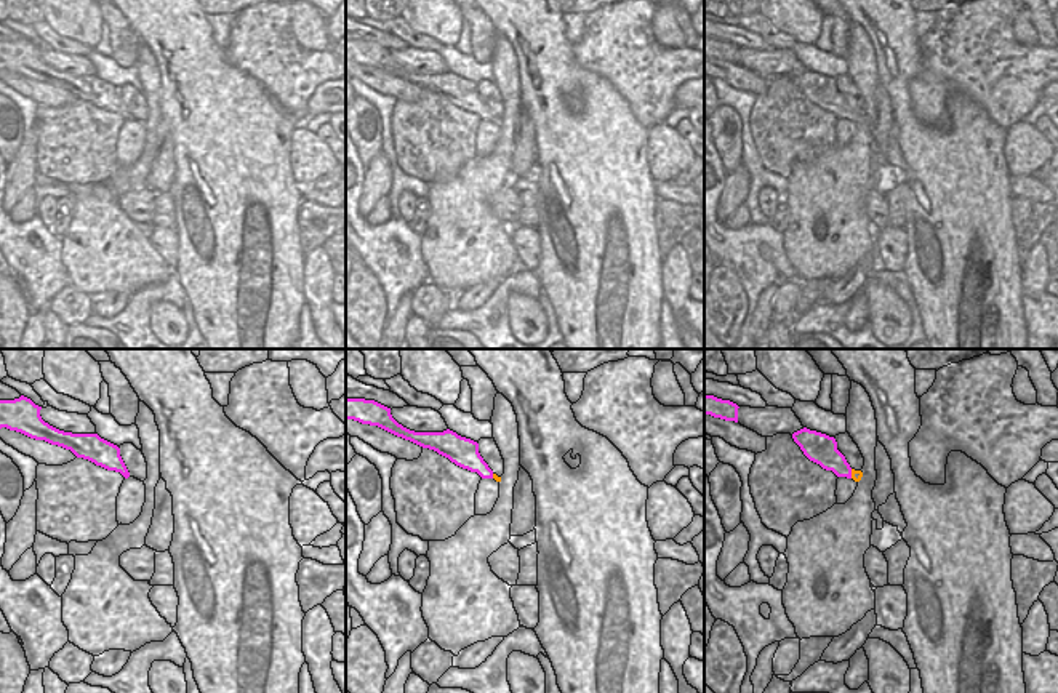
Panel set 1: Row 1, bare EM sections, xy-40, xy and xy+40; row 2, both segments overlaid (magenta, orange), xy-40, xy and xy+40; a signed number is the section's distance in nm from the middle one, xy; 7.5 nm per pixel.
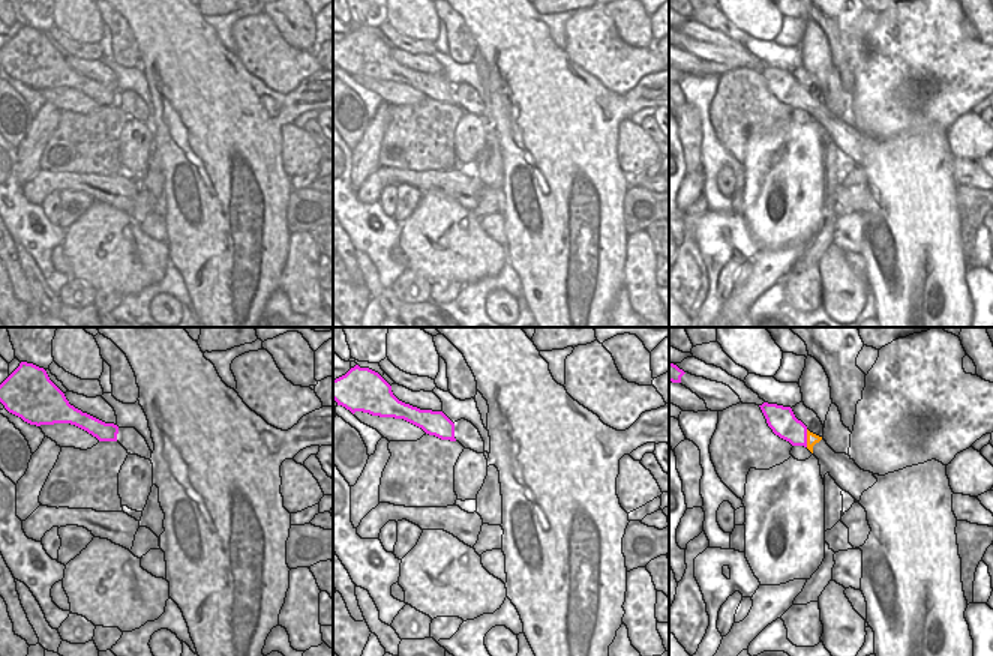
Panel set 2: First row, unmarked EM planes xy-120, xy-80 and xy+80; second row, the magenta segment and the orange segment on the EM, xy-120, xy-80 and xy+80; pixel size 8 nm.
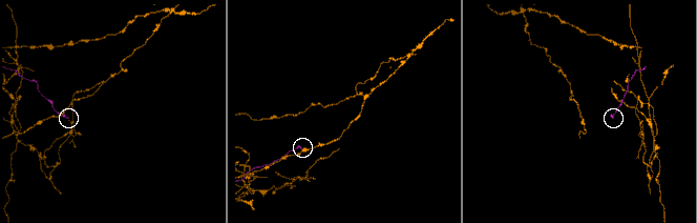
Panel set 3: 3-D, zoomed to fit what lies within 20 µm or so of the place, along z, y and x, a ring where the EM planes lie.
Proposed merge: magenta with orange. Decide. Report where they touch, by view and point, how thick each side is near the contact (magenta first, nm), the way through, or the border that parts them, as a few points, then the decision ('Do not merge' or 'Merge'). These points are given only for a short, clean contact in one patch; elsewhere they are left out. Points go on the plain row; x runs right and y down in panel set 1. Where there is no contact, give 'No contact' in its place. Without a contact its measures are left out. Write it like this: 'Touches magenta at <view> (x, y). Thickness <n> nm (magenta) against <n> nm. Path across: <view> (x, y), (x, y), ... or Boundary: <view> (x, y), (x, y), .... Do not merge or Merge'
Touches magenta at xy+40 (850, 116). Thickness 190 nm (magenta) against 80 nm. Do not merge.

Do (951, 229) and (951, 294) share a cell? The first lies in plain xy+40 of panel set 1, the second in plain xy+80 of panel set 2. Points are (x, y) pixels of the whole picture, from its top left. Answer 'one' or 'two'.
one

